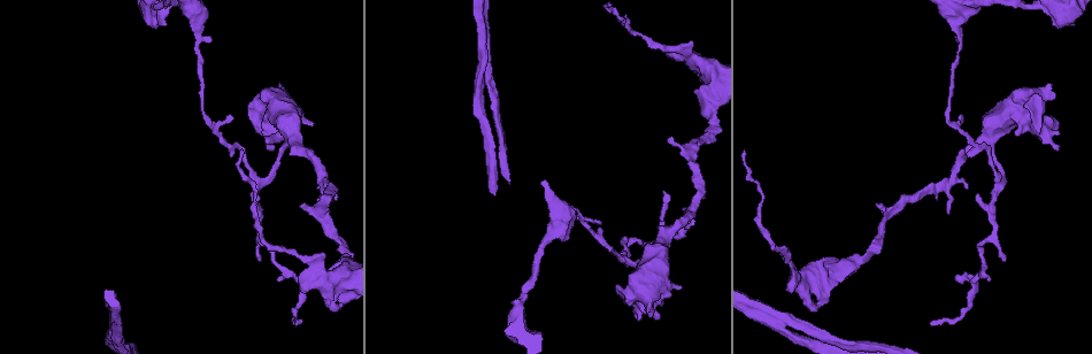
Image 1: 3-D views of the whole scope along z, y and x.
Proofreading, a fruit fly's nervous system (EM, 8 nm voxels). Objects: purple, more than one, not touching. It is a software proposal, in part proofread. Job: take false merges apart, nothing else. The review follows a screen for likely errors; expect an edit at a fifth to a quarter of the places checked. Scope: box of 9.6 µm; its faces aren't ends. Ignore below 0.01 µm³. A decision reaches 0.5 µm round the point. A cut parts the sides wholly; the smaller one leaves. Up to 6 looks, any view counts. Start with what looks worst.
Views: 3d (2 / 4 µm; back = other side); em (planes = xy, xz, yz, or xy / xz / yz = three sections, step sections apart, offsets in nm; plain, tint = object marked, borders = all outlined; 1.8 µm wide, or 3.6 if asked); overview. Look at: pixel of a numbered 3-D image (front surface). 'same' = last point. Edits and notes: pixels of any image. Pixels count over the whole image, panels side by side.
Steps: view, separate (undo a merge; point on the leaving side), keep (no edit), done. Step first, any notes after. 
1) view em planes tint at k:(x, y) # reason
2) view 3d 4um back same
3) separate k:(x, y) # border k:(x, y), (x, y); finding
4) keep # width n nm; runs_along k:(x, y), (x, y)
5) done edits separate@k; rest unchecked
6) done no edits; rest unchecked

view em xz step 8 tint at 1:(264, 183) # three arms meet

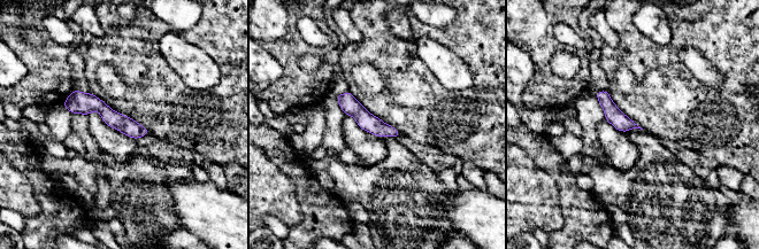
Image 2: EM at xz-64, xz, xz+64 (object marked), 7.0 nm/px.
keep # width 120 nm; runs_along 2:(67, 103), (98, 104), (144, 131); continuous, no second neuron

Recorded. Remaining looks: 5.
view em xz step 4 tint at 1:(565, 216) # thick turns thin

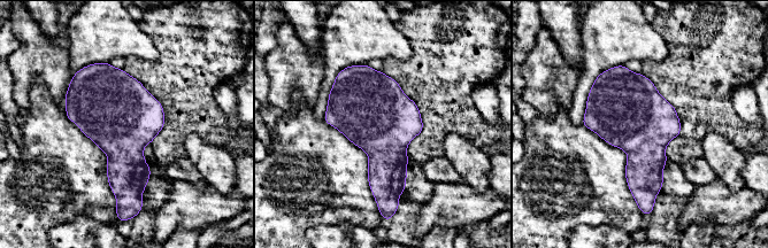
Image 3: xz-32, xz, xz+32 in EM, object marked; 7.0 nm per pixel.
view em yz step 4 borders same # another direction

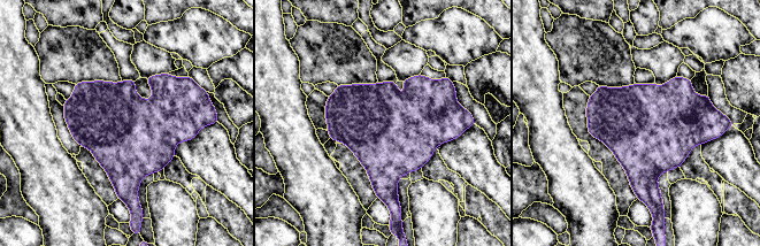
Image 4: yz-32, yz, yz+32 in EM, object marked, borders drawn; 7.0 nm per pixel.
separate 4:(646, 152) # width 550 nm; border 4:(658, 175), (650, 183), (654, 204); two neurons meet here

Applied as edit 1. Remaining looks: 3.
view em 3.6um yz step 4 tint at 1:(849, 264) # calibre changes

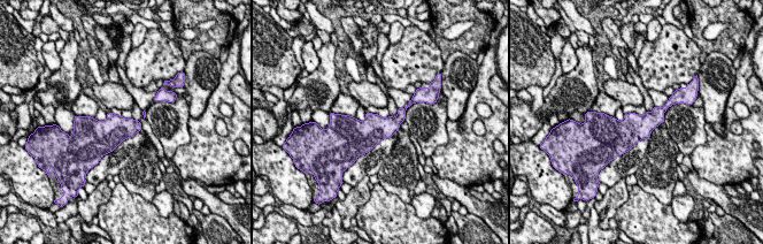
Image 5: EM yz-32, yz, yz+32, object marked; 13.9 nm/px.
view em 3.6um planes tint same

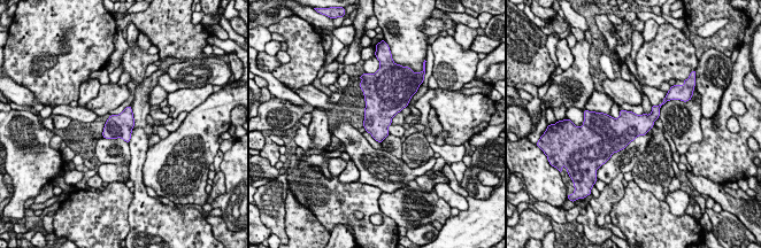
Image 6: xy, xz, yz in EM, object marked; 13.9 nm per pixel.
keep # all the same neuron

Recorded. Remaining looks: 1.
done edits separate@4; rest unchecked

